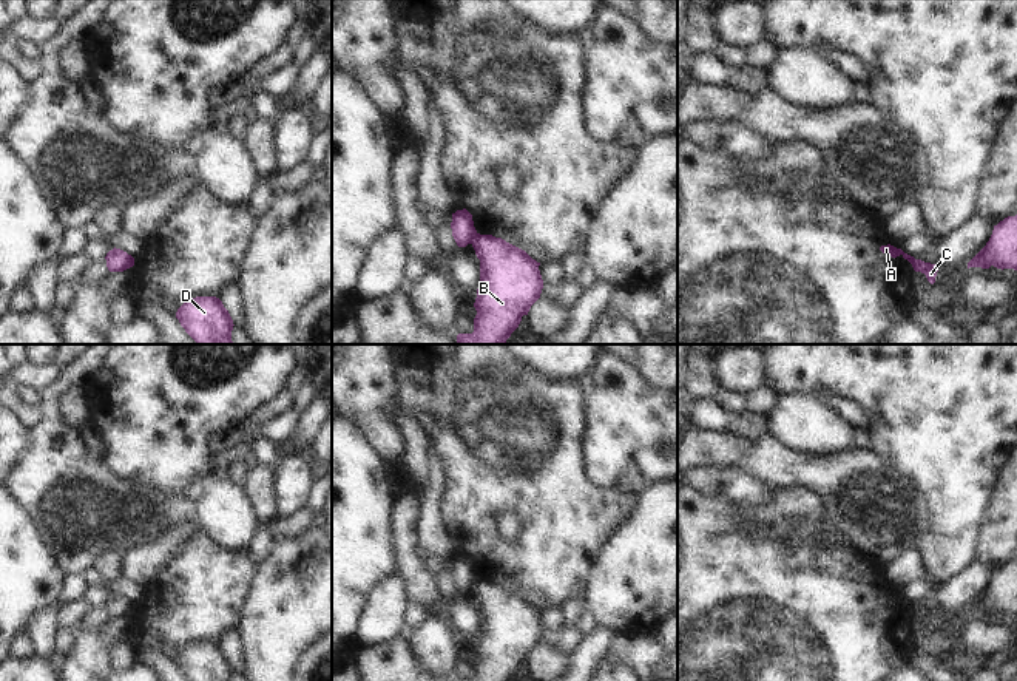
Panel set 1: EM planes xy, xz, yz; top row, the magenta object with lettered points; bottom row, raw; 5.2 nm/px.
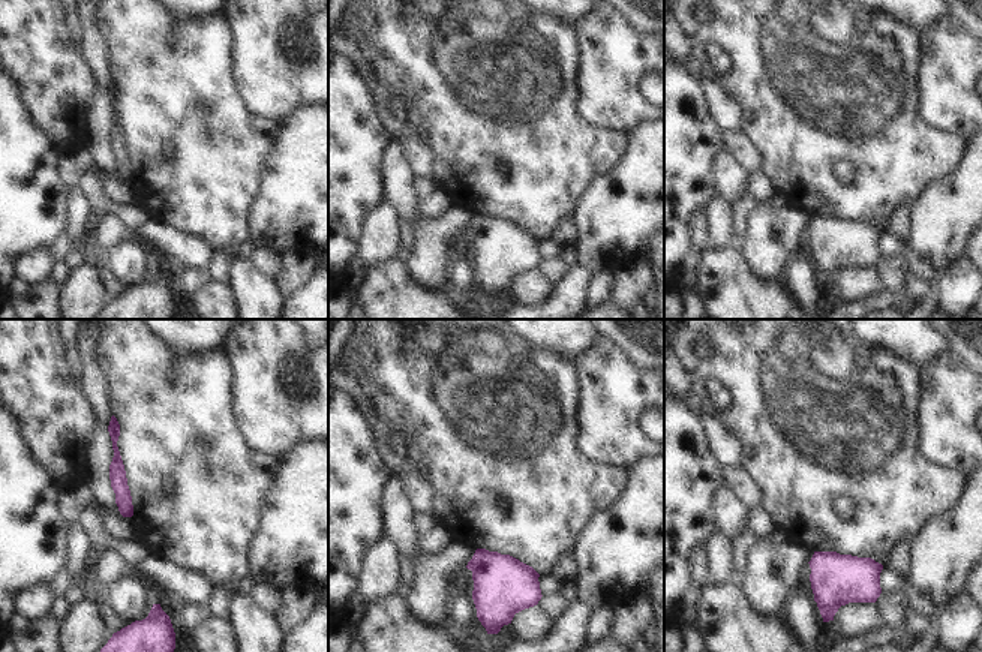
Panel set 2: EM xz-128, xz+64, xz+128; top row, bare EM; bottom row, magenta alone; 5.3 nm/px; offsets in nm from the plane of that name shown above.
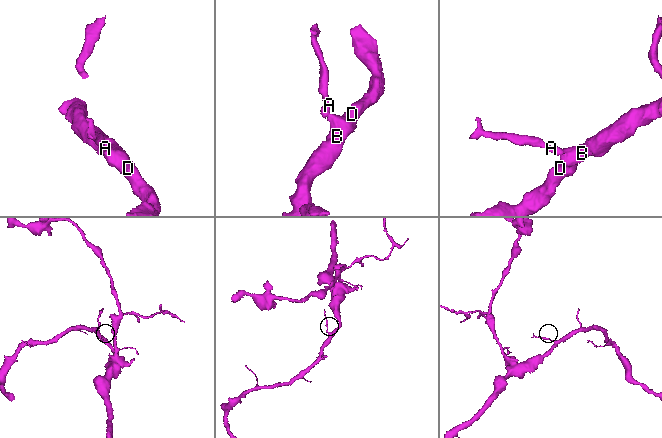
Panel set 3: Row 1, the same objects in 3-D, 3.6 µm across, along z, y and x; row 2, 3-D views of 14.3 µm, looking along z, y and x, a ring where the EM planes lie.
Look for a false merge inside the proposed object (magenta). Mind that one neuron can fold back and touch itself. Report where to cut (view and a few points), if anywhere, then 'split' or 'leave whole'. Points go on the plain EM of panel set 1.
xz (477, 579), (469, 589) | split

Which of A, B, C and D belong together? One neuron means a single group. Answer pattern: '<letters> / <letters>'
A / B C D

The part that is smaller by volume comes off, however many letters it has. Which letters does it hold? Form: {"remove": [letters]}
{"remove": ["A"]}

